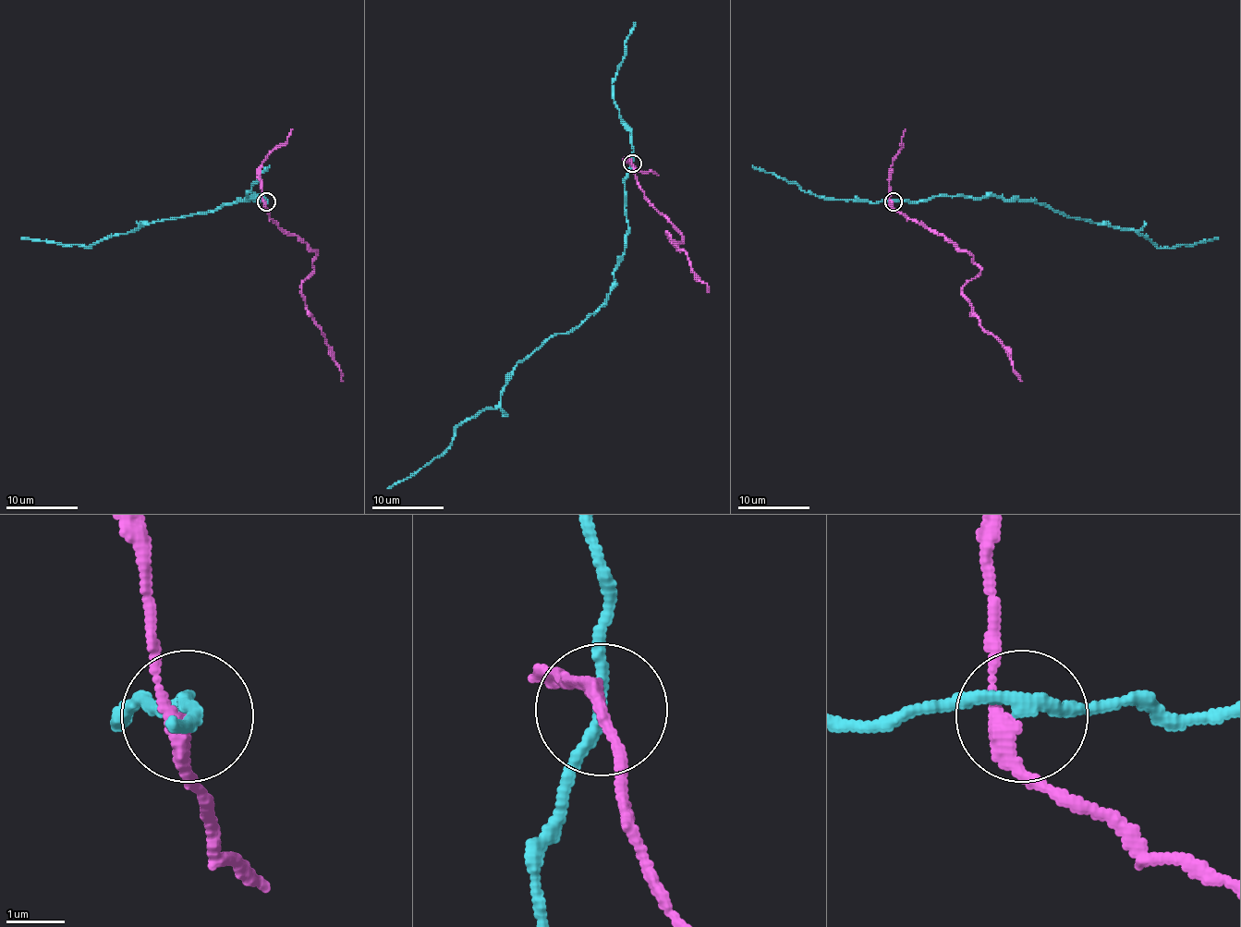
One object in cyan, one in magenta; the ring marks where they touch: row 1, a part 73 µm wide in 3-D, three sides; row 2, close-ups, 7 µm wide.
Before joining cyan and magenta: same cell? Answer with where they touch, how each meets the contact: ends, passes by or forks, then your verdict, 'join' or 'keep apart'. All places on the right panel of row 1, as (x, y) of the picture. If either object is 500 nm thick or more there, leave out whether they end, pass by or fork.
place (893, 201); cyan passes by; magenta passes by; keep apart

